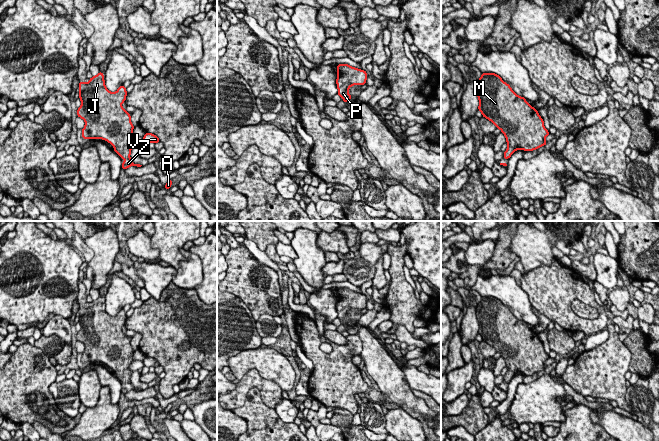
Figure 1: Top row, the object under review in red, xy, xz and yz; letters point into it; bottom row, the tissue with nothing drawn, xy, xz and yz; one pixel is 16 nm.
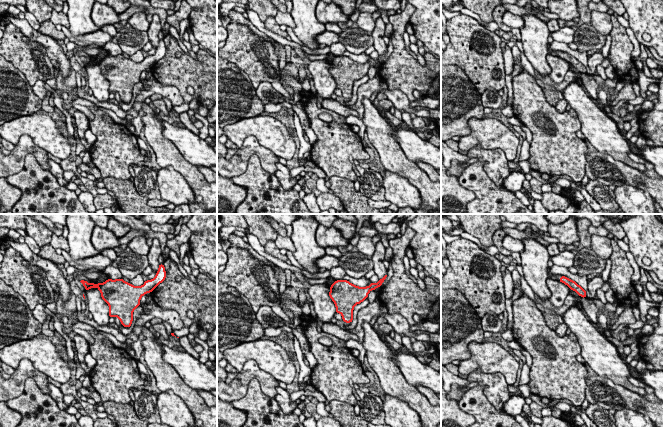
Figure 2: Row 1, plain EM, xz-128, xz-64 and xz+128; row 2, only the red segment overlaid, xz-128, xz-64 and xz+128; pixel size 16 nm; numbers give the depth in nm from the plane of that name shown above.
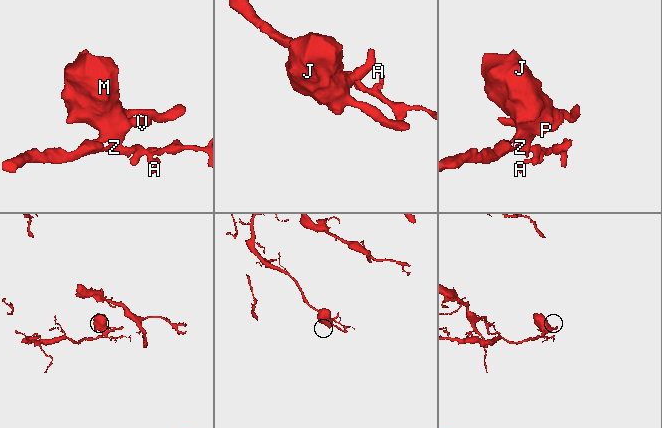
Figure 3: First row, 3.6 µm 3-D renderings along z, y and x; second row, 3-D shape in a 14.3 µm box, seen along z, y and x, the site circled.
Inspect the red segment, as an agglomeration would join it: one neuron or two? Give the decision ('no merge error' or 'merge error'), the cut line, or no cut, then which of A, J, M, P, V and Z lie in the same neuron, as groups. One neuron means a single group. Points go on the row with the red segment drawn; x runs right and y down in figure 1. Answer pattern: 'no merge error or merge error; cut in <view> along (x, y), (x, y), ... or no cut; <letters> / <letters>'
no merge error; no cut; A J M P V Z

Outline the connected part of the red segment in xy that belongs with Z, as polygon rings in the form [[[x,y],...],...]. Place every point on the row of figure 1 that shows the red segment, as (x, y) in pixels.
[[[99,72],[88,83],[79,82],[81,106],[77,116],[85,121],[82,129],[83,139],[103,139],[114,147],[114,151],[125,161],[122,168],[141,167],[132,163],[130,140],[134,137],[134,125],[129,112],[123,109],[127,91],[121,85],[116,92],[110,92],[105,86],[104,74]]]

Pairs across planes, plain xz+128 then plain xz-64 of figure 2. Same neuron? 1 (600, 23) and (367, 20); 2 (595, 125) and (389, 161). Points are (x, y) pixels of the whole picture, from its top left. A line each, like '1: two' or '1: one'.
1: one
2: one

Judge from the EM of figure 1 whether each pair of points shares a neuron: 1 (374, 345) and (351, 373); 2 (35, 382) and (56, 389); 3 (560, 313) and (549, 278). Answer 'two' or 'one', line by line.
1: two
2: two
3: one

